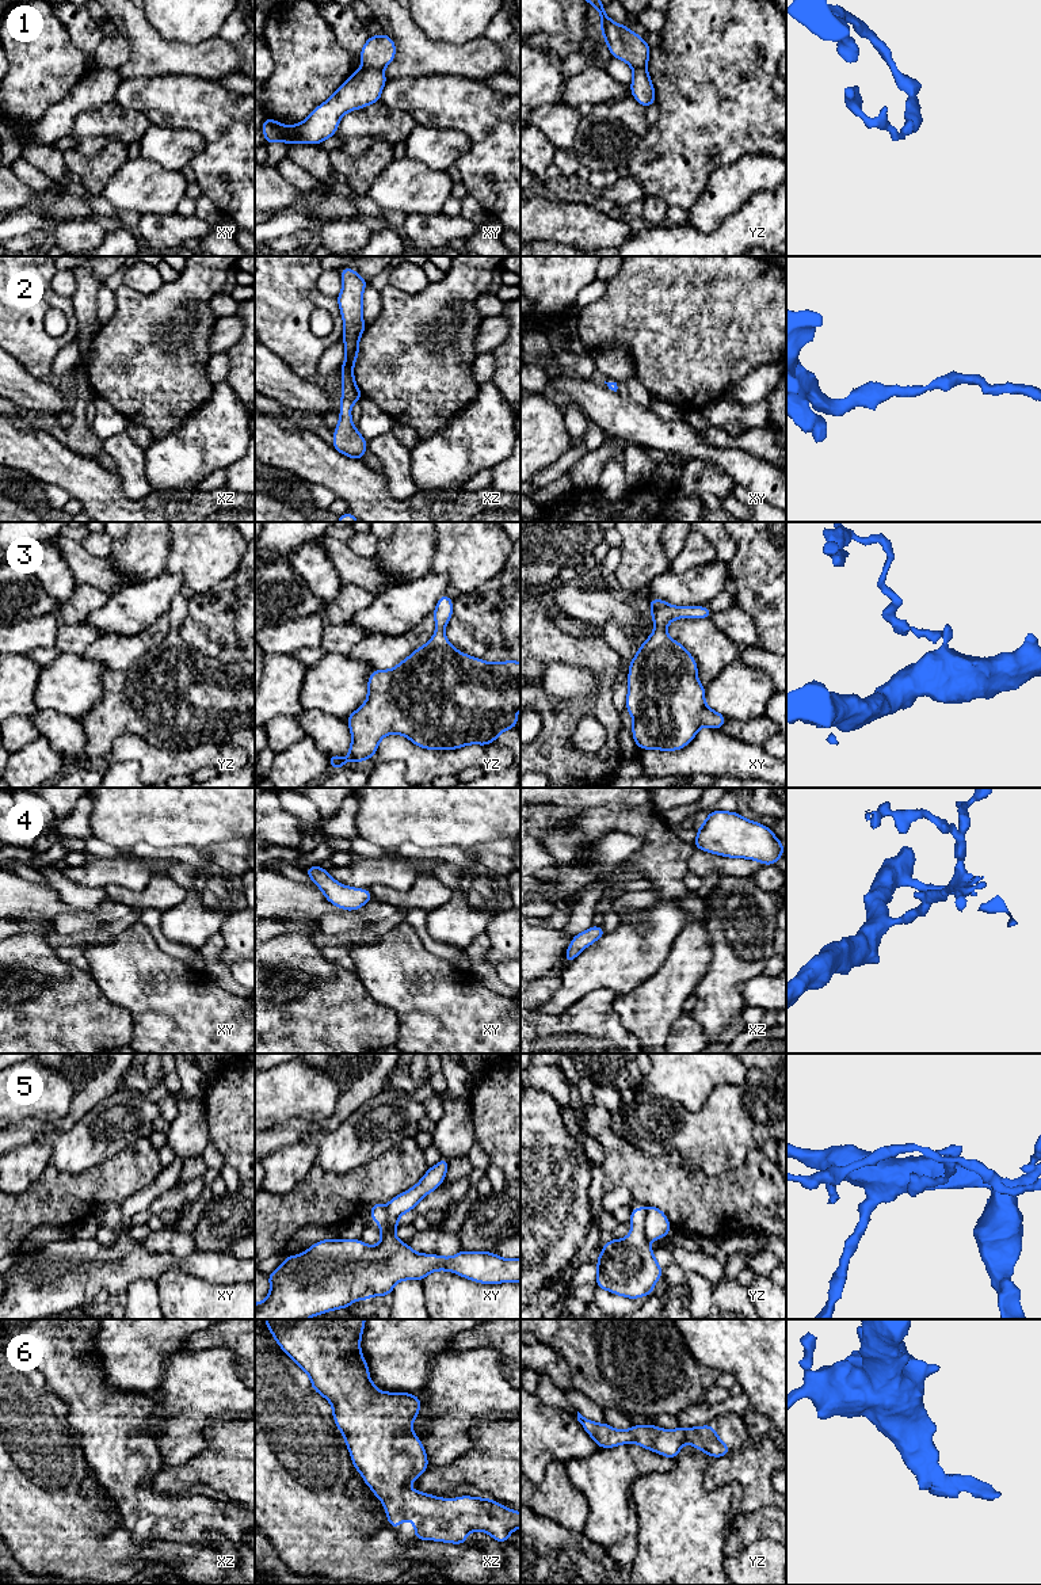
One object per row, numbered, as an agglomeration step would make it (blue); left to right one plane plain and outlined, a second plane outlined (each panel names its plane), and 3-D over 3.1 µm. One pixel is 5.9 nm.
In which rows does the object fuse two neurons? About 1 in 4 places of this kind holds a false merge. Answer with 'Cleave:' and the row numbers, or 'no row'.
Cleave: 1, 5

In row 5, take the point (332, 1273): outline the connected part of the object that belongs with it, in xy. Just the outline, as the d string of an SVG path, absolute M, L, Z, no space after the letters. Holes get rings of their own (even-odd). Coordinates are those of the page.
M380 1203L370 1207L370 1219L380 1224L381 1243L367 1246L362 1239L324 1239L298 1256L286 1260L266 1277L271 1289L262 1303L255 1303L255 1319L306 1319L338 1308L347 1308L355 1300L375 1295L389 1296L401 1280L419 1280L435 1270L449 1270L481 1284L519 1283L520 1258L506 1260L492 1251L461 1250L454 1257L422 1254L403 1243L394 1232L384 1232L385 1208Z

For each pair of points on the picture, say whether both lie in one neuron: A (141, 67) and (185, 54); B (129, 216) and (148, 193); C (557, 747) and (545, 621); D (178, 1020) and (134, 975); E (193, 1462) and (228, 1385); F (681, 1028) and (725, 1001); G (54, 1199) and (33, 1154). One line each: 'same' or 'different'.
A: same
B: different
C: same
D: same
E: same
F: different
G: different

